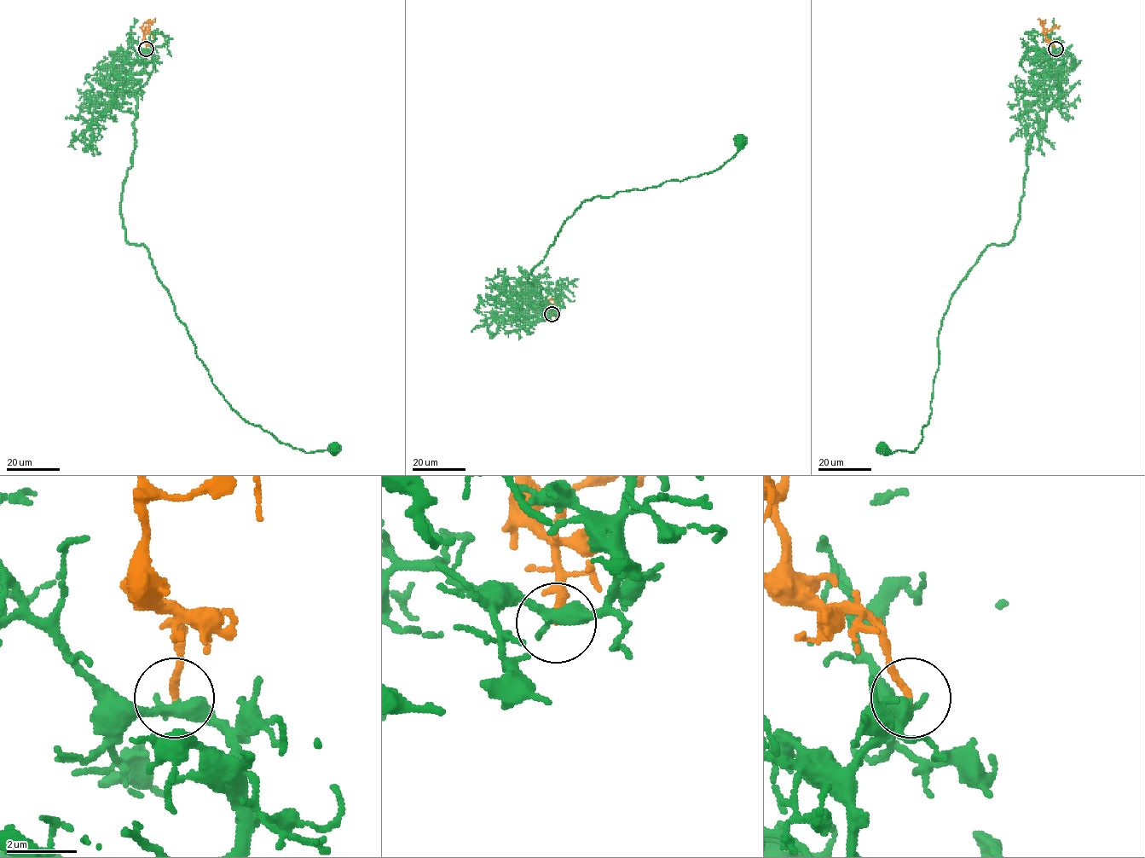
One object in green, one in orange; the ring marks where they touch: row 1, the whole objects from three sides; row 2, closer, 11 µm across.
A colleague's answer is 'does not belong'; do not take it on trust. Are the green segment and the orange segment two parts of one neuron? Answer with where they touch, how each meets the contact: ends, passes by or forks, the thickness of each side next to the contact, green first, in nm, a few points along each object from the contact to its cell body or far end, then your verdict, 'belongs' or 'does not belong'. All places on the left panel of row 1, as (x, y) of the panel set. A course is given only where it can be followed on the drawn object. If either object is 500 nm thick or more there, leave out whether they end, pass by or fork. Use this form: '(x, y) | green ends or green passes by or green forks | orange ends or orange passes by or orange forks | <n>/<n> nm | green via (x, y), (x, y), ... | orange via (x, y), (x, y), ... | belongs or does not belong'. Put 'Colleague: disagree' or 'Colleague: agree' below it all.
(146, 49) | green passes by | orange ends | 400/180 nm | green via (146, 49), (153, 70), (135, 92), (125, 239), (148, 250), (229, 406), (283, 443), (334, 449) | orange via (146, 49), (141, 26), (145, 23), (153, 22), (153, 19) | belongs
Colleague: disagree

